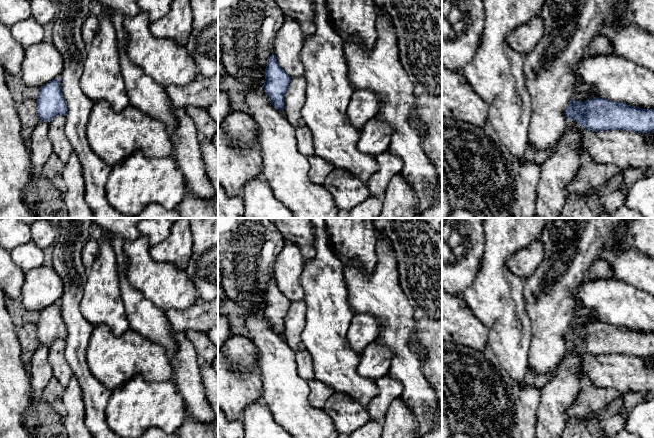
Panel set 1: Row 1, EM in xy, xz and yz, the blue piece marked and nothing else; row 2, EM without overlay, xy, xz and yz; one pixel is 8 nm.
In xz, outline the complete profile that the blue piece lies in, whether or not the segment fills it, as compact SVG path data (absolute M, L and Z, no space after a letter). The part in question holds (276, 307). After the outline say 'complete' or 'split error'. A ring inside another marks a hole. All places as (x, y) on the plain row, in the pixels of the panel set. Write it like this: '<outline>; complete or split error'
M272 277L265 293L263 313L272 329L279 335L284 334L284 320L289 311L291 301L279 290Z; complete

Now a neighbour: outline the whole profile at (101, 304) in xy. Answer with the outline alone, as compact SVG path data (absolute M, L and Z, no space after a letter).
M111 239L99 241L99 254L87 272L80 312L93 326L107 325L115 336L130 329L121 297L119 265Z

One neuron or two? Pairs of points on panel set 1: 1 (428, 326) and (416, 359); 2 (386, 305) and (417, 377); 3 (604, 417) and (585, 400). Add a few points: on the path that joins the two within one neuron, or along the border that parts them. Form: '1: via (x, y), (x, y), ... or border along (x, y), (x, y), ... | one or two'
1: border along (413, 329), (413, 348), (423, 356), (424, 375) | two
2: via (397, 323), (400, 328), (400, 345), (405, 359) | one
3: border along (618, 397), (595, 417) | two

